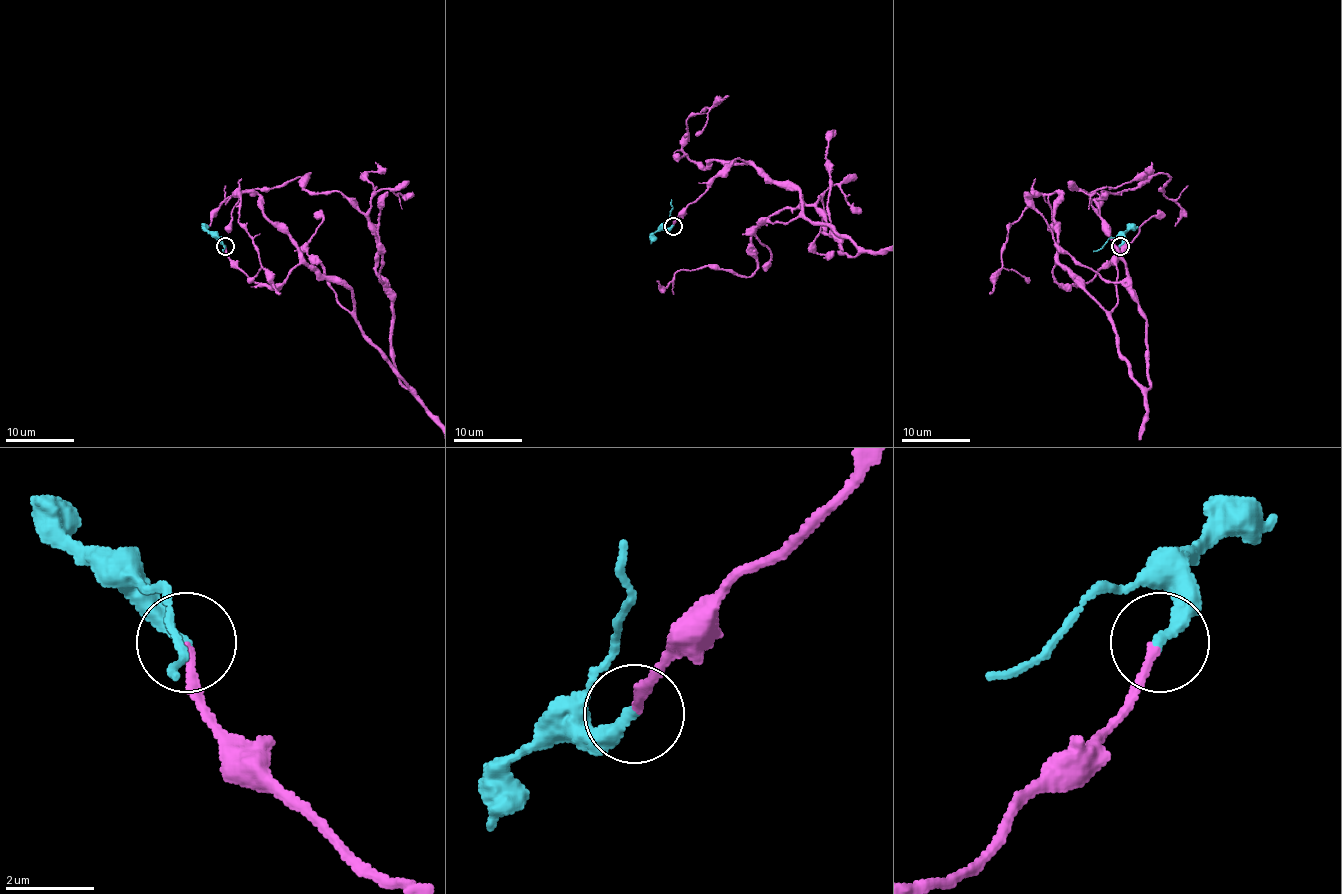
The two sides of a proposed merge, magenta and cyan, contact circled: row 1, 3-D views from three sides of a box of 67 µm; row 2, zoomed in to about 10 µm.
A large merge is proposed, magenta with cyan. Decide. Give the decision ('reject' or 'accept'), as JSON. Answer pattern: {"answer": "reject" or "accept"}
{"answer": "accept"}

